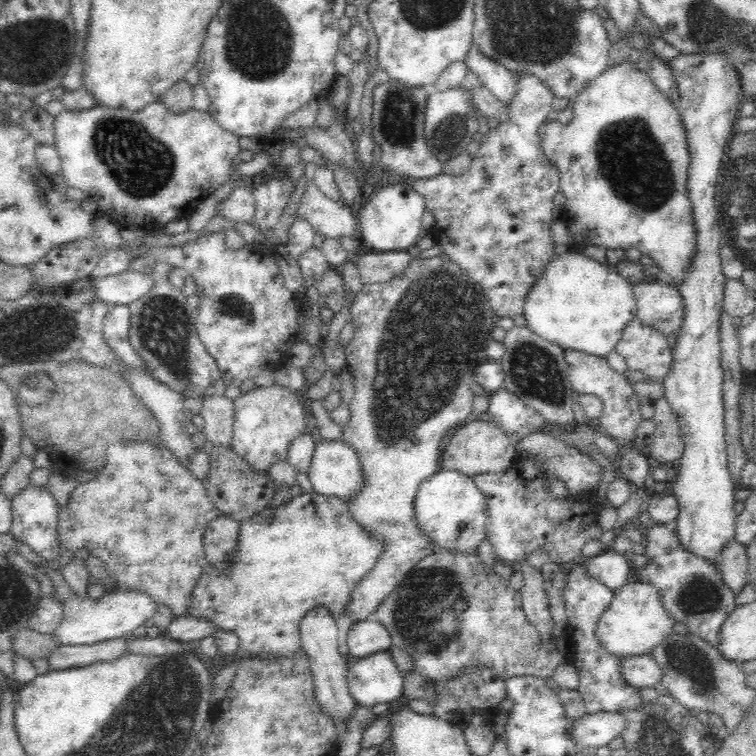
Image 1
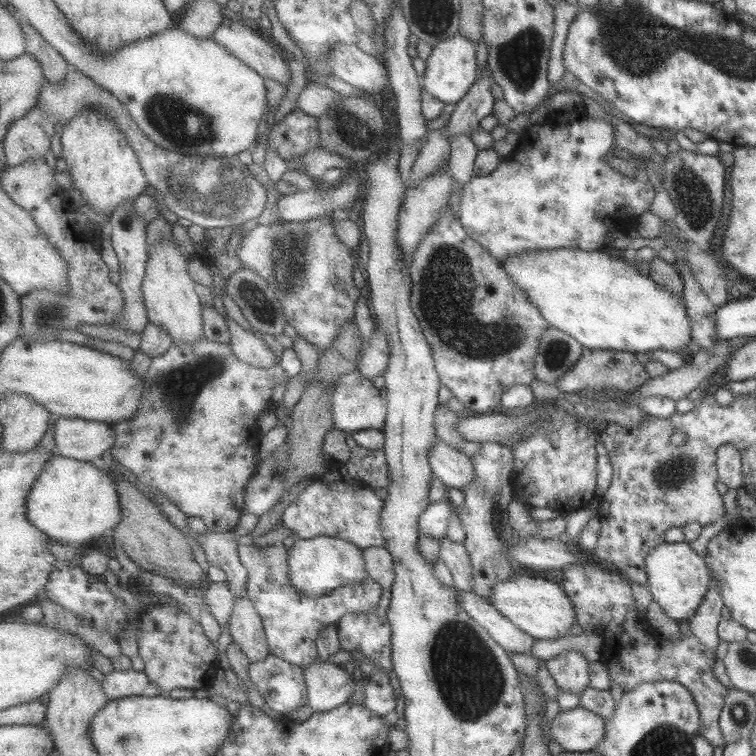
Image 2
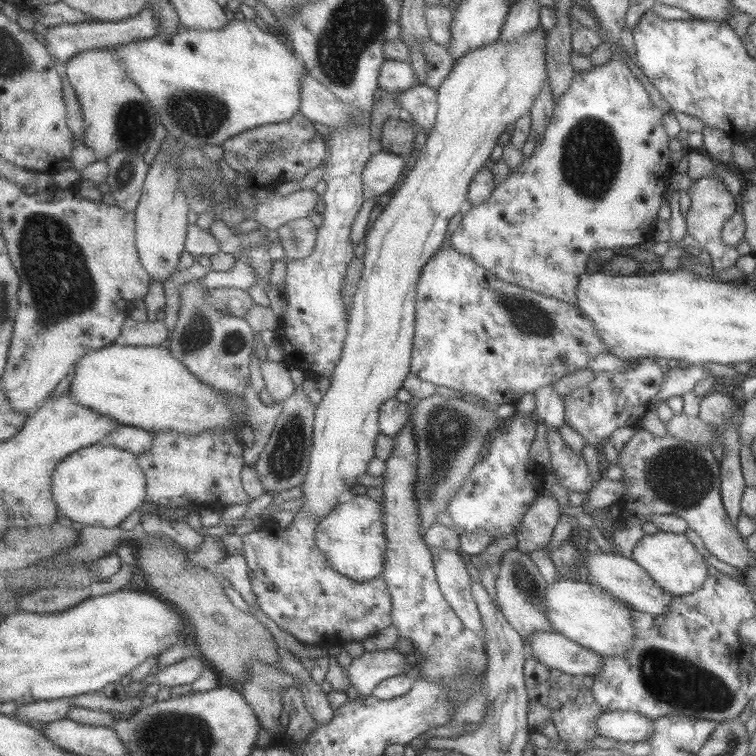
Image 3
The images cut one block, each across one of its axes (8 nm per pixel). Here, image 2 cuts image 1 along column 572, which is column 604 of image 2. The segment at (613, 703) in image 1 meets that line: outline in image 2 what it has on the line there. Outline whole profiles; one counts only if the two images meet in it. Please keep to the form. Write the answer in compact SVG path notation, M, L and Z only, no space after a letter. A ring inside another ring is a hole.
M590 560L583 564L568 565L563 574L565 576L557 574L556 577L558 577L558 581L562 582L573 603L574 611L577 614L576 626L582 630L583 634L599 634L602 642L605 643L605 652L609 654L611 660L601 660L601 662L607 668L609 689L611 686L619 686L622 692L625 693L633 690L643 682L675 681L682 684L691 694L693 703L698 710L699 729L697 734L705 738L713 748L723 748L725 743L723 743L723 735L719 731L719 714L724 706L728 689L721 685L713 675L711 669L715 660L710 659L704 653L704 648L701 646L699 639L691 634L690 619L677 622L679 628L678 638L673 640L665 638L646 626L644 620L638 617L634 605L635 599L629 583L625 581L625 577L617 569L610 565Z

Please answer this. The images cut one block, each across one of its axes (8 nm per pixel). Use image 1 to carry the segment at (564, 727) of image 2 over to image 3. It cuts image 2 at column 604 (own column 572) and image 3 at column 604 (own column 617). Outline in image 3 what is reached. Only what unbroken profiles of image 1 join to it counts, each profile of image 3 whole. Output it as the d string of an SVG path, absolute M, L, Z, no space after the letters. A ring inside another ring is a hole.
M602 712L595 722L598 736L625 742L646 742L652 736L653 718L631 712Z

